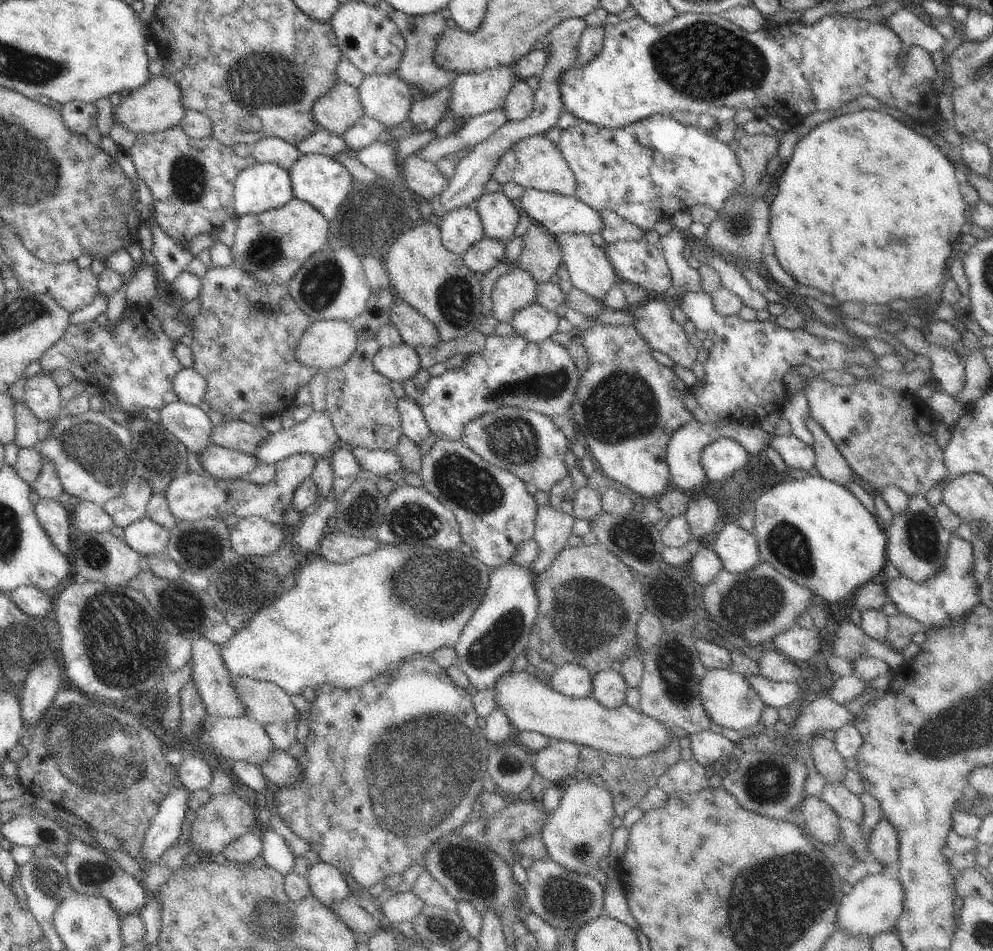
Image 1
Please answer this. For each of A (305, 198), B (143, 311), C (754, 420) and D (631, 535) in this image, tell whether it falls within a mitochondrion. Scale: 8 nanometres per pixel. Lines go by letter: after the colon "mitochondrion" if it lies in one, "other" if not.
A: other
B: other
C: other
D: mitochondrion

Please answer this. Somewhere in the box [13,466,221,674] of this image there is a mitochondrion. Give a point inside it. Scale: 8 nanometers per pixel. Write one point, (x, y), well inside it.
(175, 602)

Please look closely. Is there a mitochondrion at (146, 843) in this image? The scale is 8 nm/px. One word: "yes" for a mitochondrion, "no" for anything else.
no

